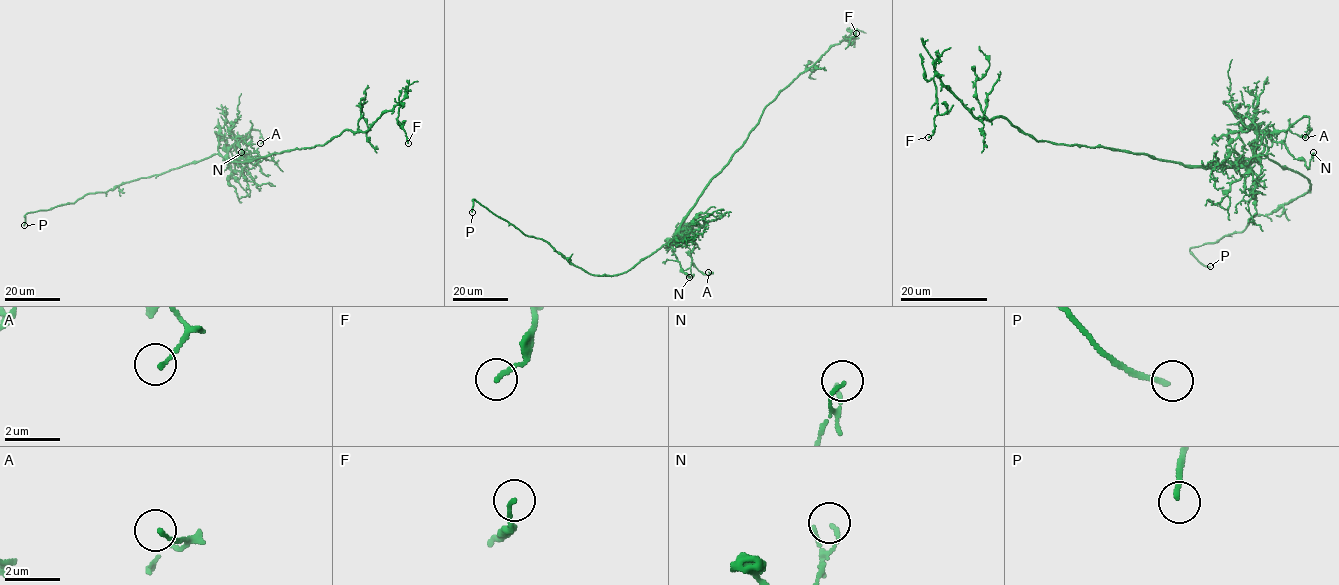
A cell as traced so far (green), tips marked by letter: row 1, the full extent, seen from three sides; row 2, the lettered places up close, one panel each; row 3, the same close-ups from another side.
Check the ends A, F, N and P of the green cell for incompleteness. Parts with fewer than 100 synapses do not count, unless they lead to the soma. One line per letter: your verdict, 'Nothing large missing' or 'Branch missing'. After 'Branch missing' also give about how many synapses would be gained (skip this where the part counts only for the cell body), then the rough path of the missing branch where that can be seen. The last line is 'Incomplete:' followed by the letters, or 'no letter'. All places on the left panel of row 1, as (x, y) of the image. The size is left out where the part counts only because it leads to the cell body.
A: Nothing large missing
F: Nothing large missing
N: Nothing large missing
P: Branch missing
Incomplete: P

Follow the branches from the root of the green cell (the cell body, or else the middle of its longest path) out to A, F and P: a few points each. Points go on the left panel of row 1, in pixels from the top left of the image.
A: (239, 162), (228, 159), (231, 147), (236, 148), (238, 141), (251, 130), (259, 131), (263, 139), (260, 143)
F: (239, 162), (323, 145), (346, 130), (365, 132), (384, 112), (399, 104), (397, 121), (408, 143)
P: (239, 162), (214, 154), (159, 174), (122, 182), (103, 192), (87, 193), (74, 203), (27, 212), (24, 225)

